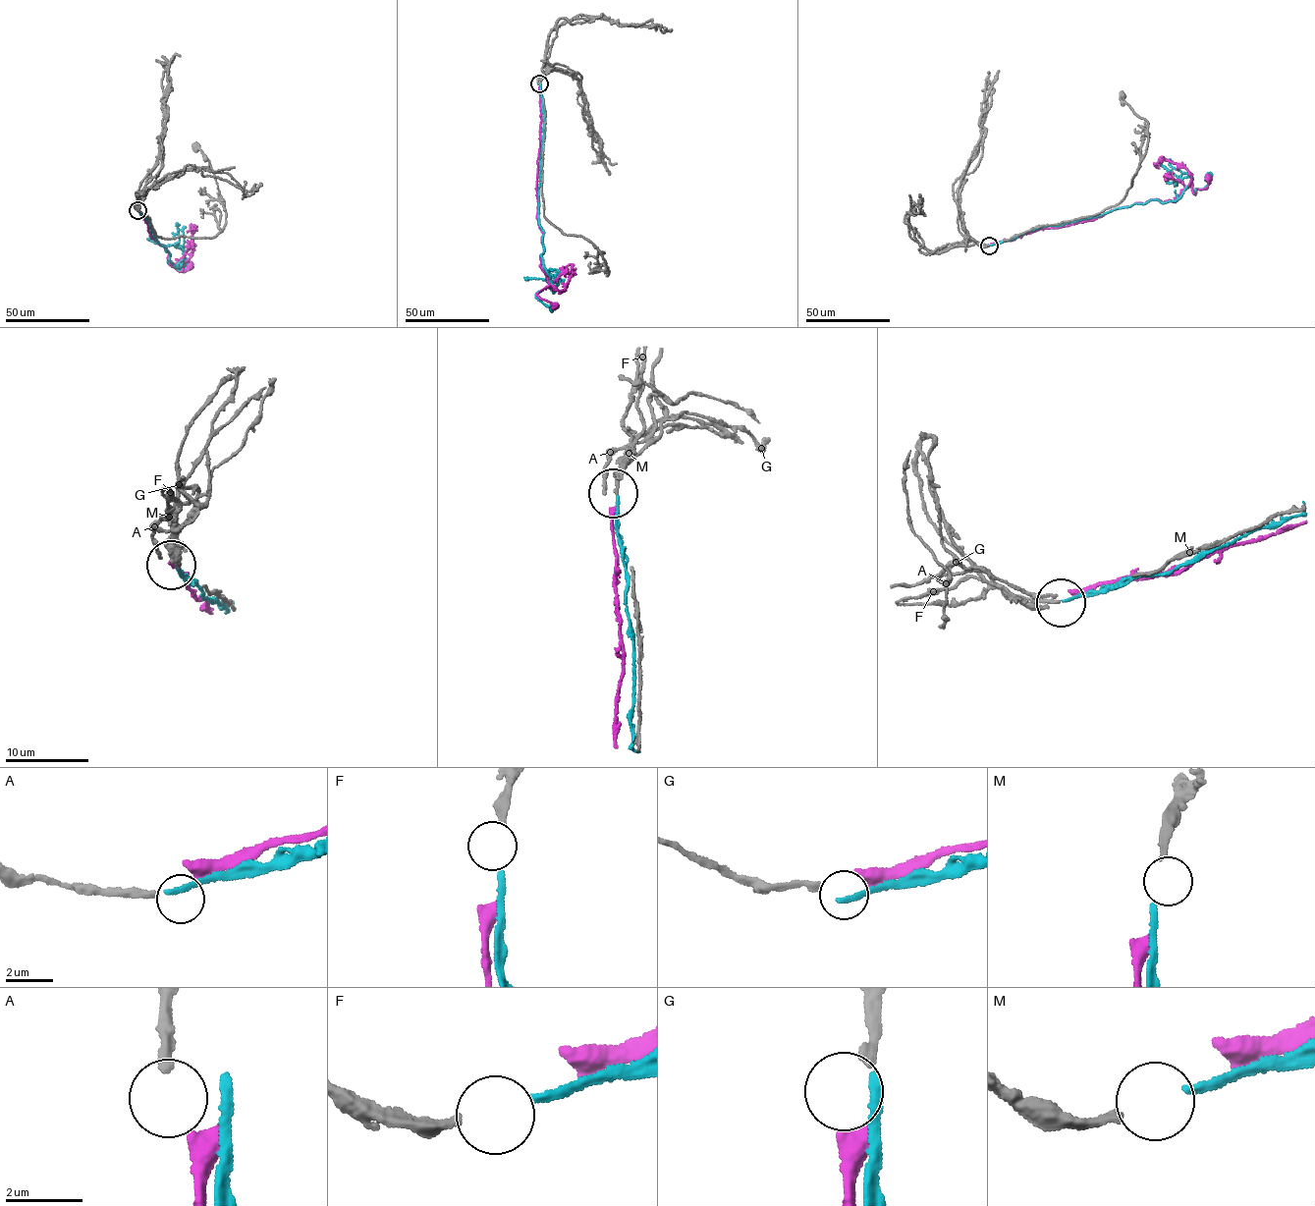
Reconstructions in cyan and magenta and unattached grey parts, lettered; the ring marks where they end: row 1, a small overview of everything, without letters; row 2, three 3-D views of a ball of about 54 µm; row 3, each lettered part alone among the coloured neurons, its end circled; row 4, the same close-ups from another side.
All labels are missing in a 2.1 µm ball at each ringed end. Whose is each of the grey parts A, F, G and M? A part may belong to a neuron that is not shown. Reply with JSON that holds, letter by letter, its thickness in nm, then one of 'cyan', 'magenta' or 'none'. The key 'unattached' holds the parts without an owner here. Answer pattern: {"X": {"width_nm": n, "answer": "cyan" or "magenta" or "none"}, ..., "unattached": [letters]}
{"A": {"width_nm": 240, "answer": "none"}, "F": {"width_nm": 320, "answer": "cyan"}, "G": {"width_nm": 260, "answer": "magenta"}, "M": {"width_nm": 280, "answer": "none"}, "unattached": ["A", "M"]}

